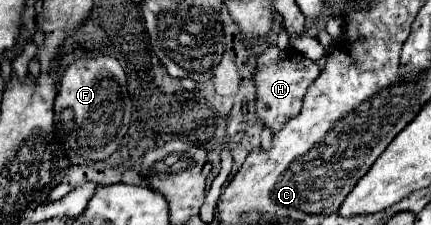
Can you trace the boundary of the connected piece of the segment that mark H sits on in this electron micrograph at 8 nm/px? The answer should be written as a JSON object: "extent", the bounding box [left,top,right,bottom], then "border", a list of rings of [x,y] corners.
{"extent":[253,47,321,135],"border":[[[269,47],[259,55],[257,69],[253,75],[253,83],[257,89],[255,113],[263,121],[263,125],[269,127],[269,131],[273,135],[279,133],[279,129],[285,127],[287,121],[291,121],[295,115],[299,115],[303,97],[305,97],[307,89],[311,87],[311,83],[319,77],[319,73],[321,73],[319,65],[315,61],[303,57],[293,47],[283,49],[283,51],[279,51],[277,47]]]}

